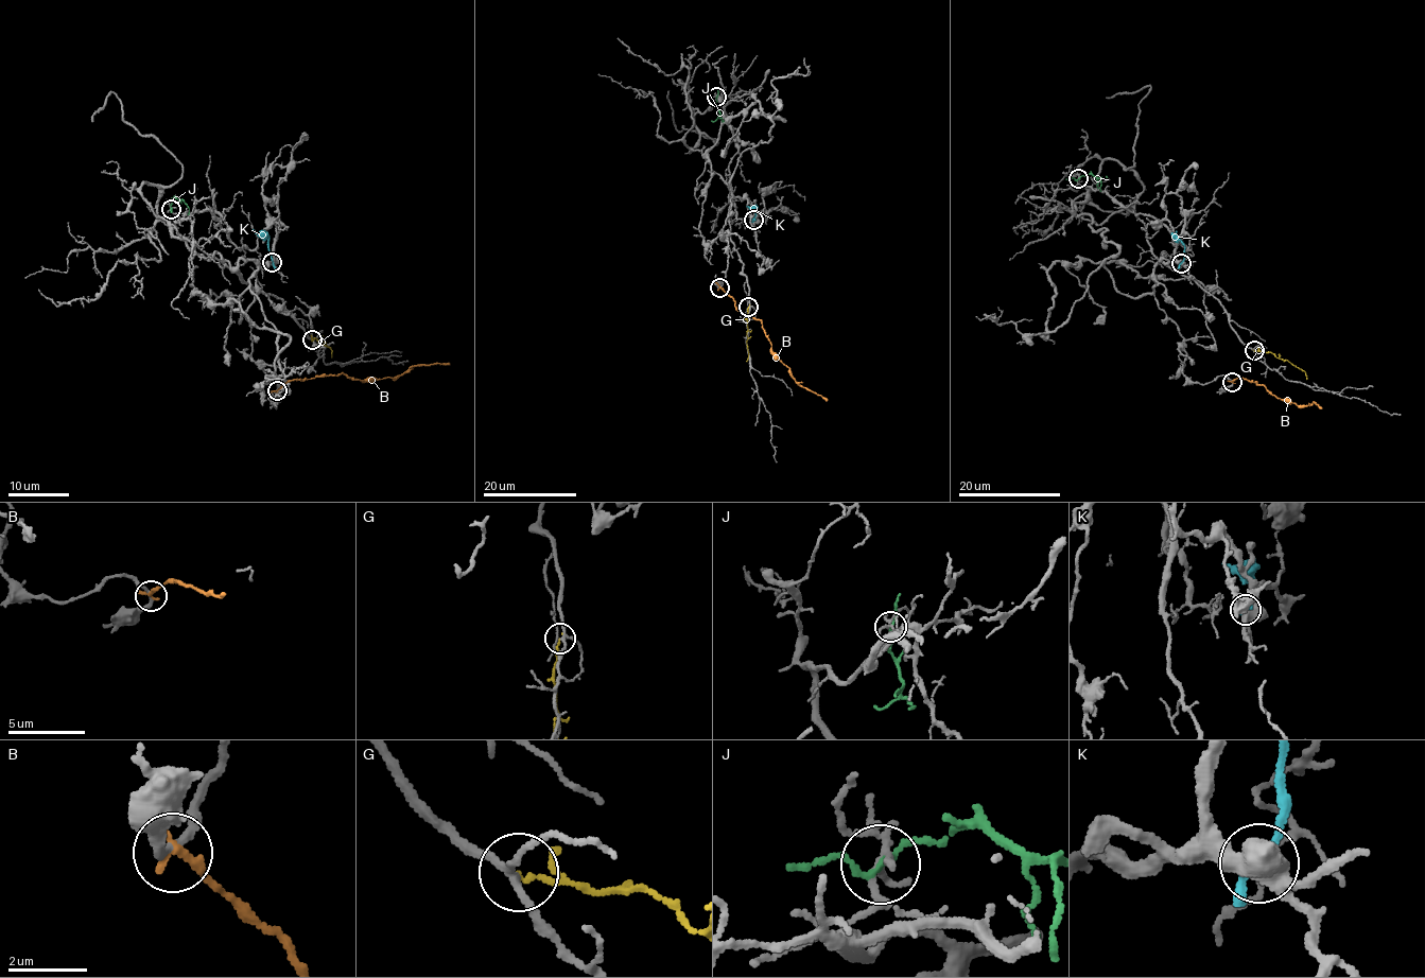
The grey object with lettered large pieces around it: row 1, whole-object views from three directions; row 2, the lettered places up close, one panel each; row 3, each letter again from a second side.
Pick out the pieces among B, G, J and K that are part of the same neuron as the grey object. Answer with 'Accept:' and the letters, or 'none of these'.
Accept: G

